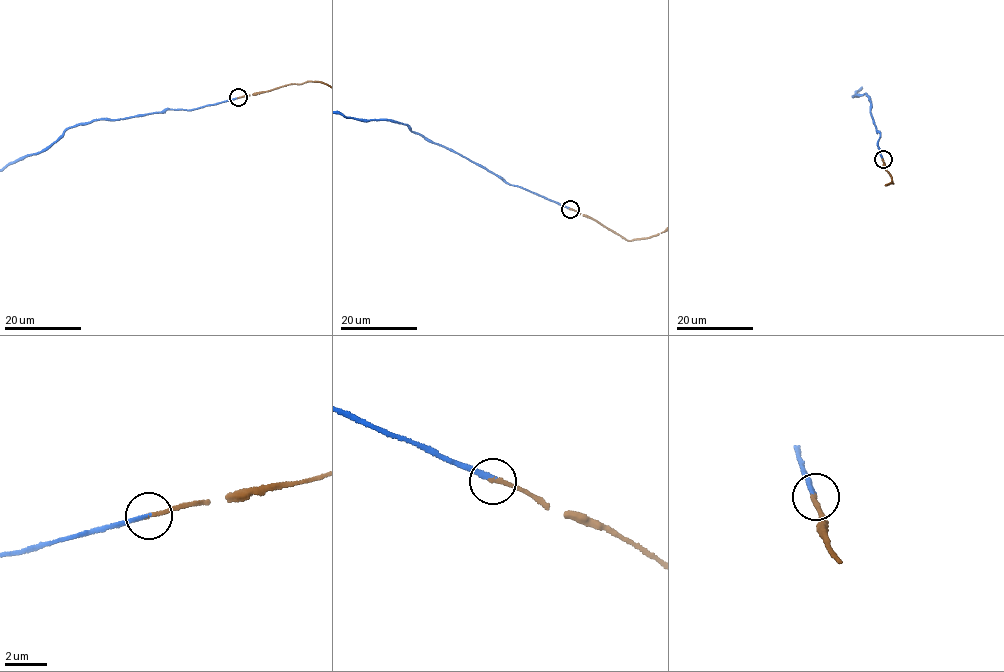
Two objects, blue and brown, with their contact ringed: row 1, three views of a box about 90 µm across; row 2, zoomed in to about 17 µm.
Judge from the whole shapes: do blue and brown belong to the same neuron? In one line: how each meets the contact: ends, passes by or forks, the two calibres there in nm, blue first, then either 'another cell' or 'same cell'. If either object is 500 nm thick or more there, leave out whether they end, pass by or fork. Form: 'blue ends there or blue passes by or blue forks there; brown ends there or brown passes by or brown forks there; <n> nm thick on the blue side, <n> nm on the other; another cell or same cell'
blue ends there; brown ends there; 220 nm thick on the blue side, 190 nm on the other; same cell

